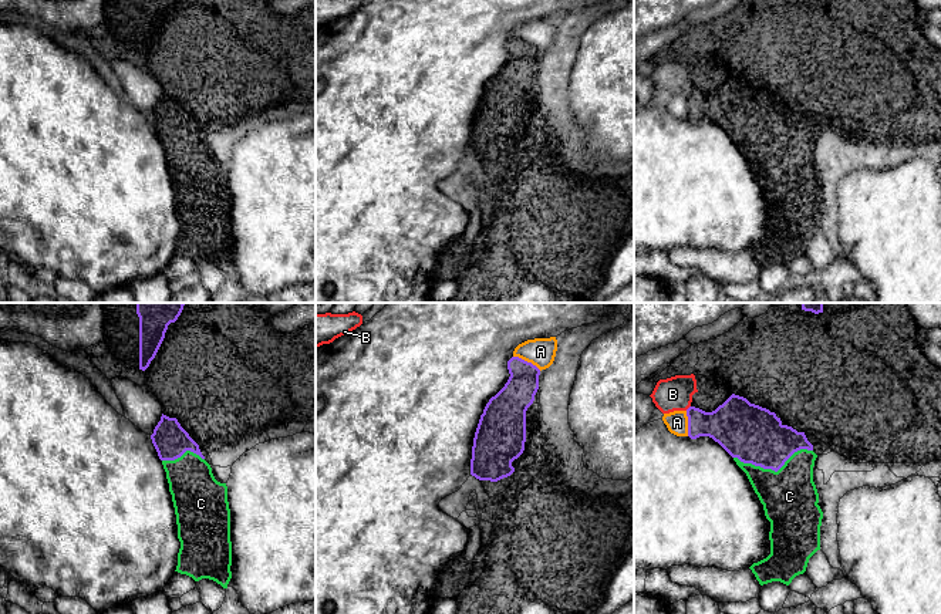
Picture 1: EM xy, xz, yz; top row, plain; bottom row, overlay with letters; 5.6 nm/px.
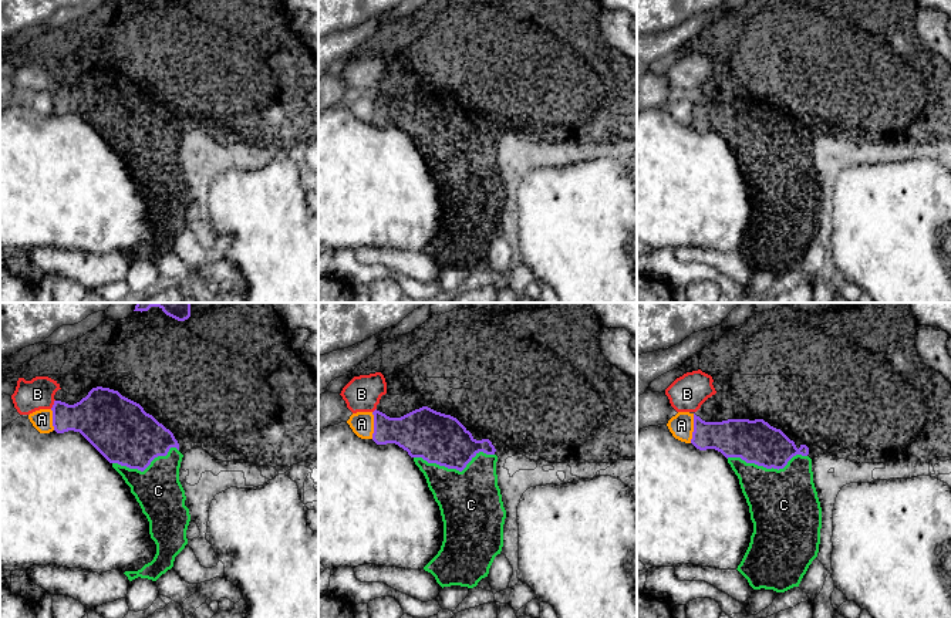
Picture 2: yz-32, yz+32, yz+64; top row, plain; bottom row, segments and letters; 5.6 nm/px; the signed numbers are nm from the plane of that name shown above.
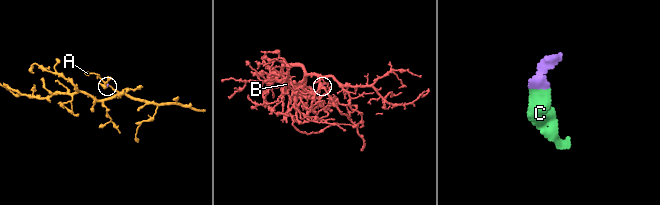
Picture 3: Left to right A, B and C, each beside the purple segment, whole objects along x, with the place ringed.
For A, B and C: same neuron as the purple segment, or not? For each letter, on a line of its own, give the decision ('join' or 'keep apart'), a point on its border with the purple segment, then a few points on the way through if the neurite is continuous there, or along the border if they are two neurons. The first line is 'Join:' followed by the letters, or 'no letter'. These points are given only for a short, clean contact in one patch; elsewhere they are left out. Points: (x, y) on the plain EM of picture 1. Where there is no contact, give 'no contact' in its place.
Join: C
A: keep apart; contact xz (526, 43); border xz (513, 37), (530, 43), (540, 51)
B: keep apart; contact yz (688, 90); border yz (690, 87), (685, 91)
C: join; contact yz (772, 151)

